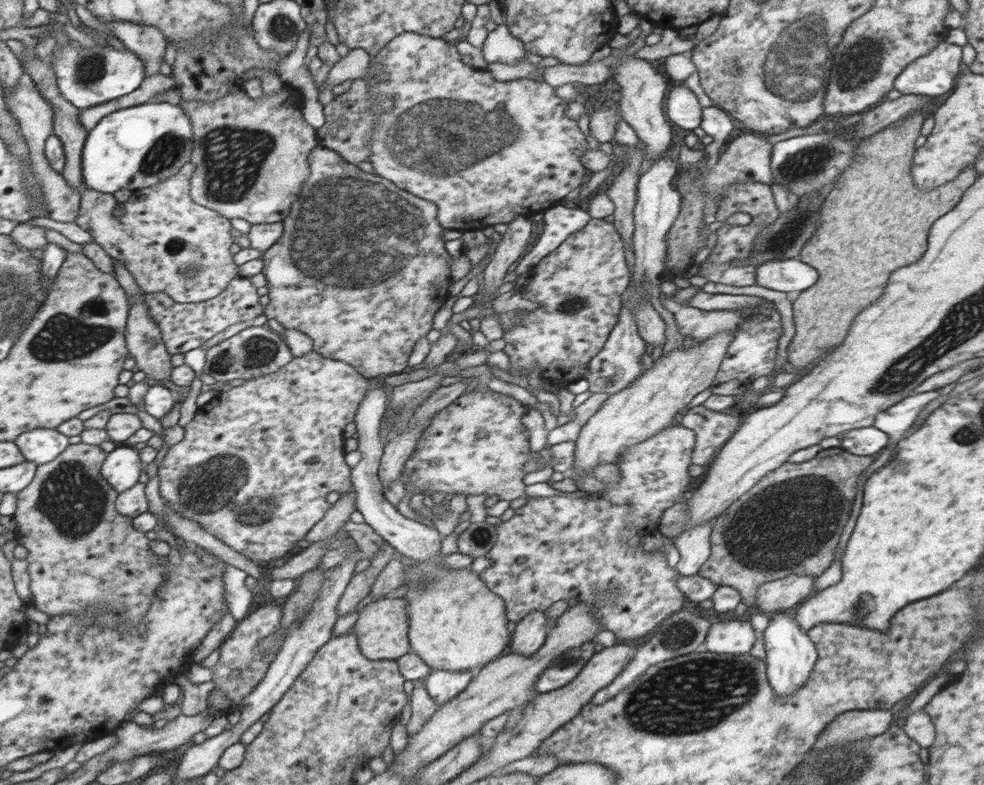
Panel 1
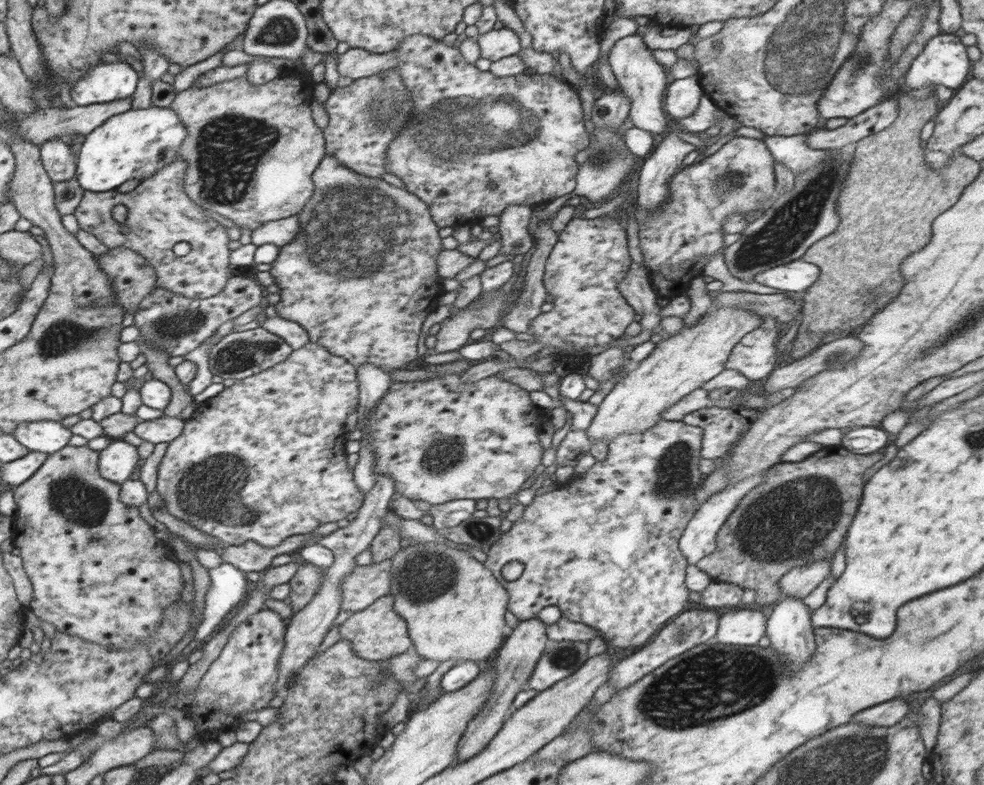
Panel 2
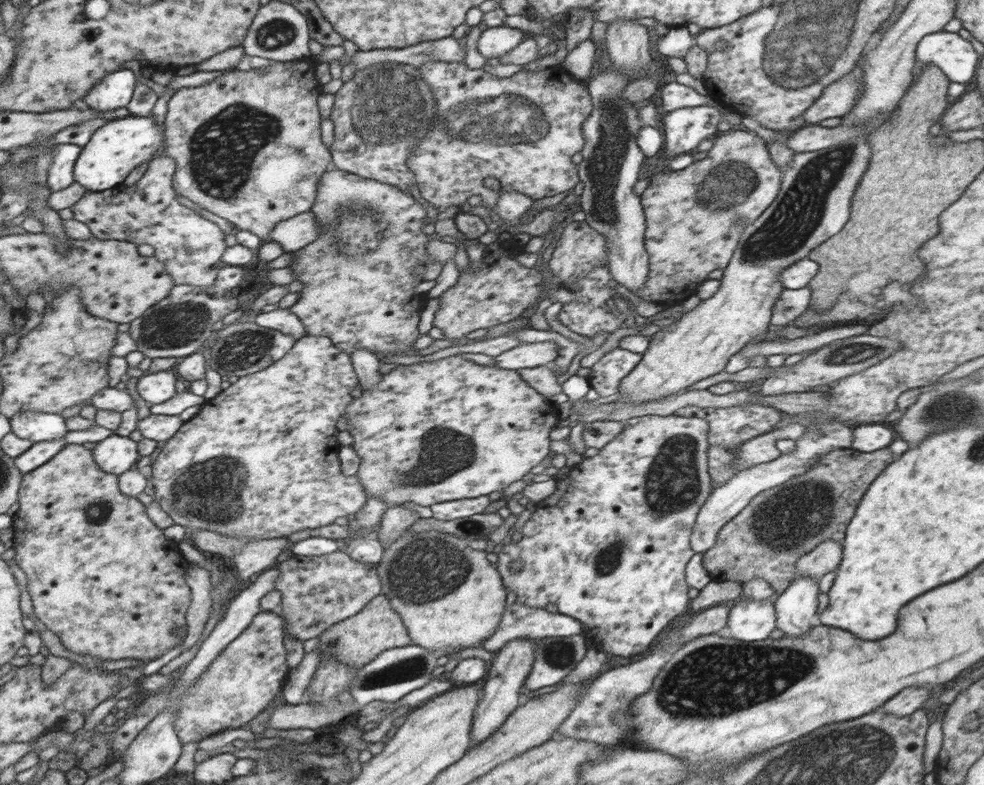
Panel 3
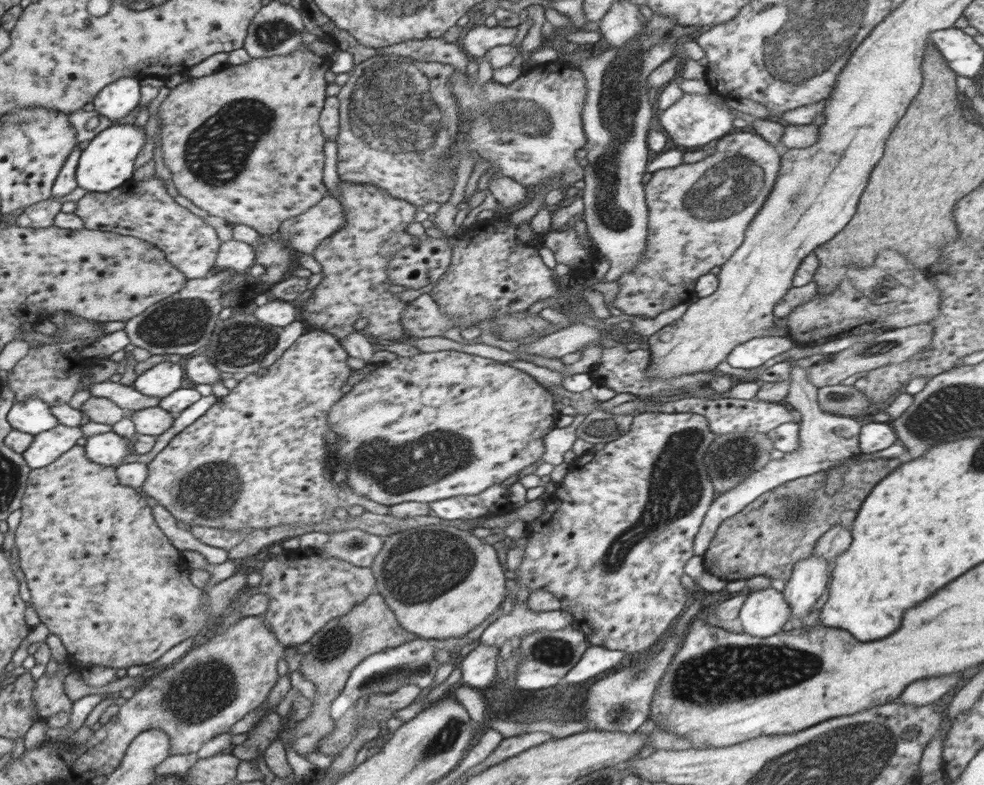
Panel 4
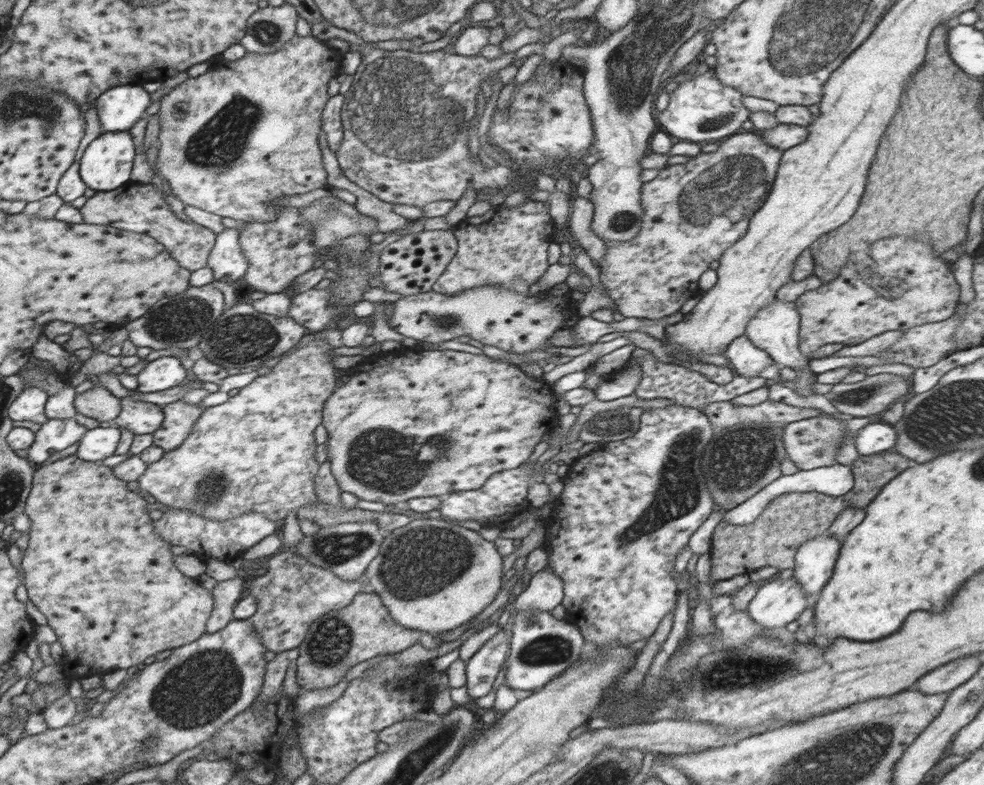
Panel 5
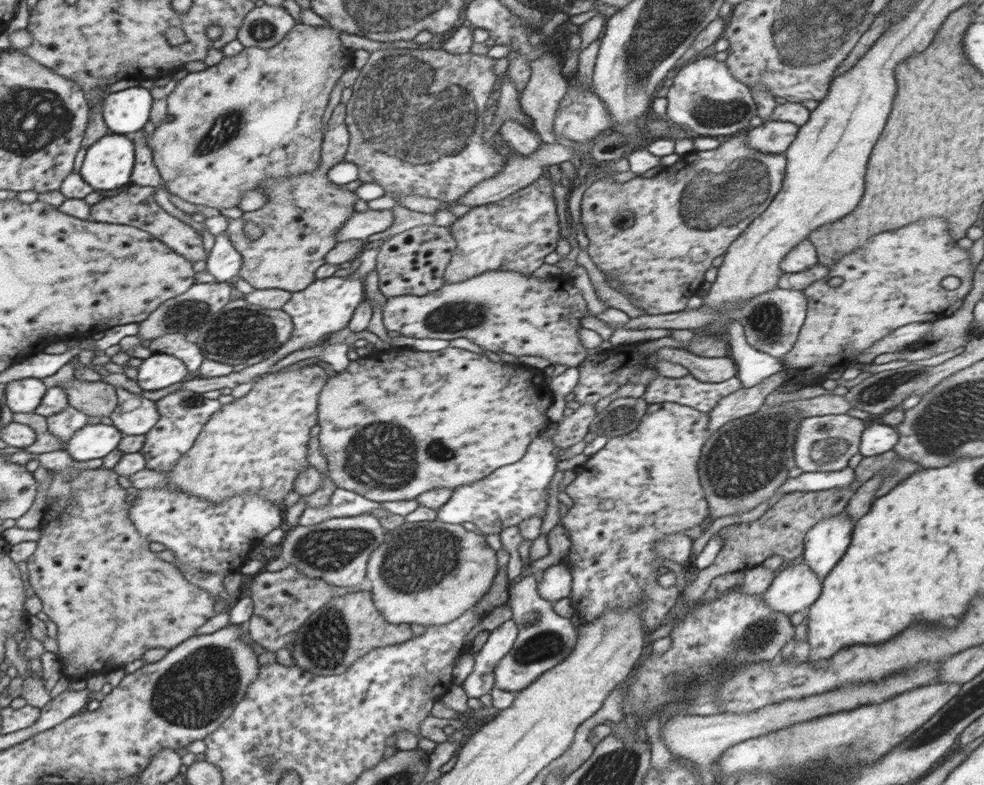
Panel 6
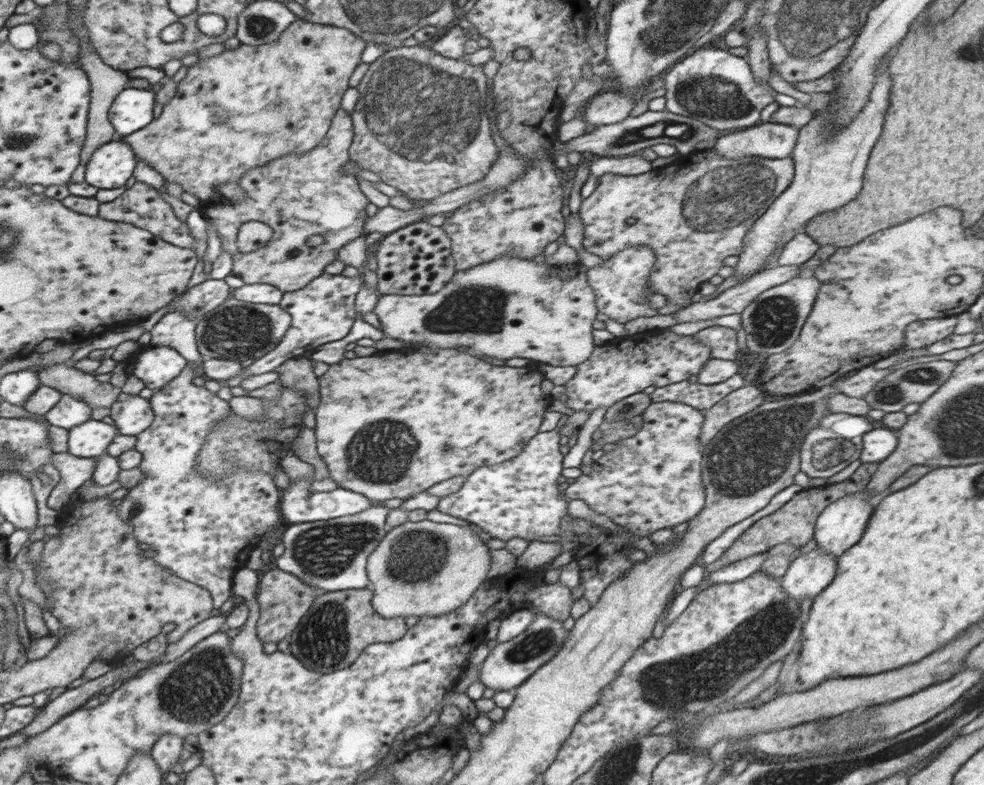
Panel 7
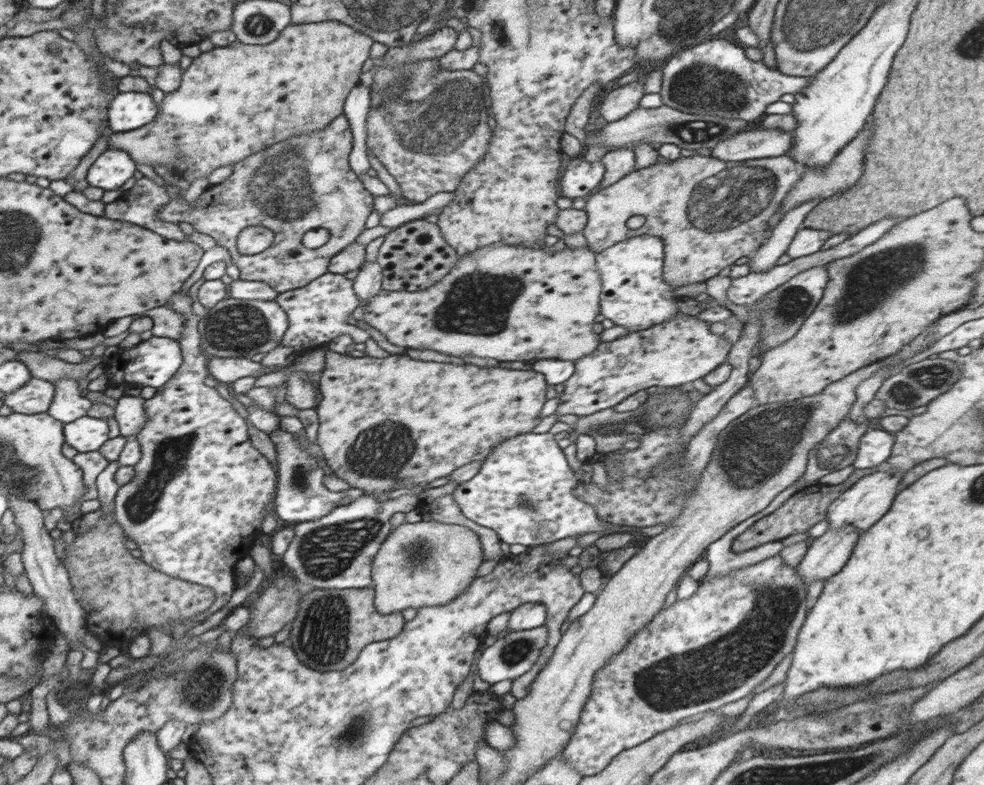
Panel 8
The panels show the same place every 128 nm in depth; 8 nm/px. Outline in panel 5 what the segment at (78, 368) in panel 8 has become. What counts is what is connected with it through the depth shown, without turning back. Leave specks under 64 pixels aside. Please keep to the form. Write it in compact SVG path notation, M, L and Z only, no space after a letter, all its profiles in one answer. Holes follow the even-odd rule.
M92 386L76 393L74 397L76 412L95 418L99 422L112 421L120 414L120 399L112 395L104 386Z

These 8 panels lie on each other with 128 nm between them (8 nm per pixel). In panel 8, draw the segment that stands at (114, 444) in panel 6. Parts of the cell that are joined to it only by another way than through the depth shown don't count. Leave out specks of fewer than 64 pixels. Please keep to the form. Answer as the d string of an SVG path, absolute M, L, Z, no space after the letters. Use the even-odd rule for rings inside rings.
M84 415L63 427L64 440L78 452L98 451L108 440L106 418Z

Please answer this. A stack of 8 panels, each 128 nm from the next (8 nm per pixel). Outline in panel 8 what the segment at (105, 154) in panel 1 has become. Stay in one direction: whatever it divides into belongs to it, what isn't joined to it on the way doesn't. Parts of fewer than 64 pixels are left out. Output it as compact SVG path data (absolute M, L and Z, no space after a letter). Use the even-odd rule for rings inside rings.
M107 148L88 169L87 180L89 186L104 191L118 190L130 180L136 172L136 161L124 150Z

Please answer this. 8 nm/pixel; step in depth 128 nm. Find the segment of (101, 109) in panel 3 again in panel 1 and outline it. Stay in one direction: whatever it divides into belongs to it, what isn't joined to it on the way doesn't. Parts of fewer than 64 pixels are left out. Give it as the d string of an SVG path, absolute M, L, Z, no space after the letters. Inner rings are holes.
M60 41L54 52L54 62L48 59L54 73L60 93L79 110L98 107L99 104L131 95L140 88L144 77L144 64L131 50L116 50L112 46L102 47L96 44L93 49L82 48L76 41Z

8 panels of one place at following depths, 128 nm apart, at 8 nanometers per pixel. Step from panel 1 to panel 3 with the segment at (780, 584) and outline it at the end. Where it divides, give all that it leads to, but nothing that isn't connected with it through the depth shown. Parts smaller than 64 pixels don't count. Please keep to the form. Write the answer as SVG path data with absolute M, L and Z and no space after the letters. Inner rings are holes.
M828 537L814 547L814 550L804 554L797 563L797 575L798 577L814 577L816 581L819 581L824 575L828 574L837 569L837 567L841 564L843 558L843 544L841 542L837 542L836 540L832 540Z

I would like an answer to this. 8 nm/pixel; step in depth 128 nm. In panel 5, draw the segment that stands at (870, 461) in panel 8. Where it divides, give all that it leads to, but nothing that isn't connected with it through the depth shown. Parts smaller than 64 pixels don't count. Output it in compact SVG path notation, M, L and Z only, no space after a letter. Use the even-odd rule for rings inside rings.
M883 420L868 423L858 431L855 442L860 455L875 455L894 448L897 443L897 432L891 423Z

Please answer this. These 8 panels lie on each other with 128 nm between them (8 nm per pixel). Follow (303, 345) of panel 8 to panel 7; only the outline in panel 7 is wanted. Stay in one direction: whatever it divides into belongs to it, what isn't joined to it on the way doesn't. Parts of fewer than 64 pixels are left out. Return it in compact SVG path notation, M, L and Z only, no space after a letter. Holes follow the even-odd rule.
M326 272L310 281L304 288L294 292L283 293L280 305L291 316L291 326L276 345L274 350L266 353L250 366L247 366L234 378L220 381L222 386L240 386L244 379L254 374L264 374L276 369L287 360L299 358L311 349L318 348L327 342L336 342L346 337L356 319L356 295L362 288L362 276L346 277Z

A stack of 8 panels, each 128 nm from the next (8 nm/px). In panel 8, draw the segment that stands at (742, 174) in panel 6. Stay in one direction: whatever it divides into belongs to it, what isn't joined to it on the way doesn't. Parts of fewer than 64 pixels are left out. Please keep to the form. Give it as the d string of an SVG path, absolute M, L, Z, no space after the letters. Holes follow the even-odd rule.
M787 154L747 160L741 165L730 164L712 155L680 157L672 162L658 160L646 168L630 172L598 193L592 193L583 208L587 214L583 235L587 239L588 247L599 253L628 237L654 234L664 240L665 258L662 277L666 283L678 288L690 283L706 281L716 276L726 266L732 265L738 258L750 257L758 250L769 236L768 220L780 210L782 202L800 180L801 174L802 165ZM639 214L645 216L645 223L638 229L630 229L626 225L626 220Z

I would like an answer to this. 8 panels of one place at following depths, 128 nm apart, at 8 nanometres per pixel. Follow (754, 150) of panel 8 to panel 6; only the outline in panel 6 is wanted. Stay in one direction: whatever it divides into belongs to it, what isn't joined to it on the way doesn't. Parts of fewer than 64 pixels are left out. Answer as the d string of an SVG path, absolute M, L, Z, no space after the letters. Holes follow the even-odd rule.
M768 120L745 135L748 140L746 144L758 152L784 154L796 139L798 132L799 127L794 124Z

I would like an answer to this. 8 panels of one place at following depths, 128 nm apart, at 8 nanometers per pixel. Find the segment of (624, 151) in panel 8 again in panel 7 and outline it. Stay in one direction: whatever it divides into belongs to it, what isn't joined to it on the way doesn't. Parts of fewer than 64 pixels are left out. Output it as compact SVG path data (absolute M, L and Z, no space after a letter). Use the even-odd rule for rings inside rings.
M639 154L619 157L599 157L590 162L590 171L587 182L581 189L581 198L588 198L597 188L602 174L618 174L618 176L641 175L652 169L651 162Z

